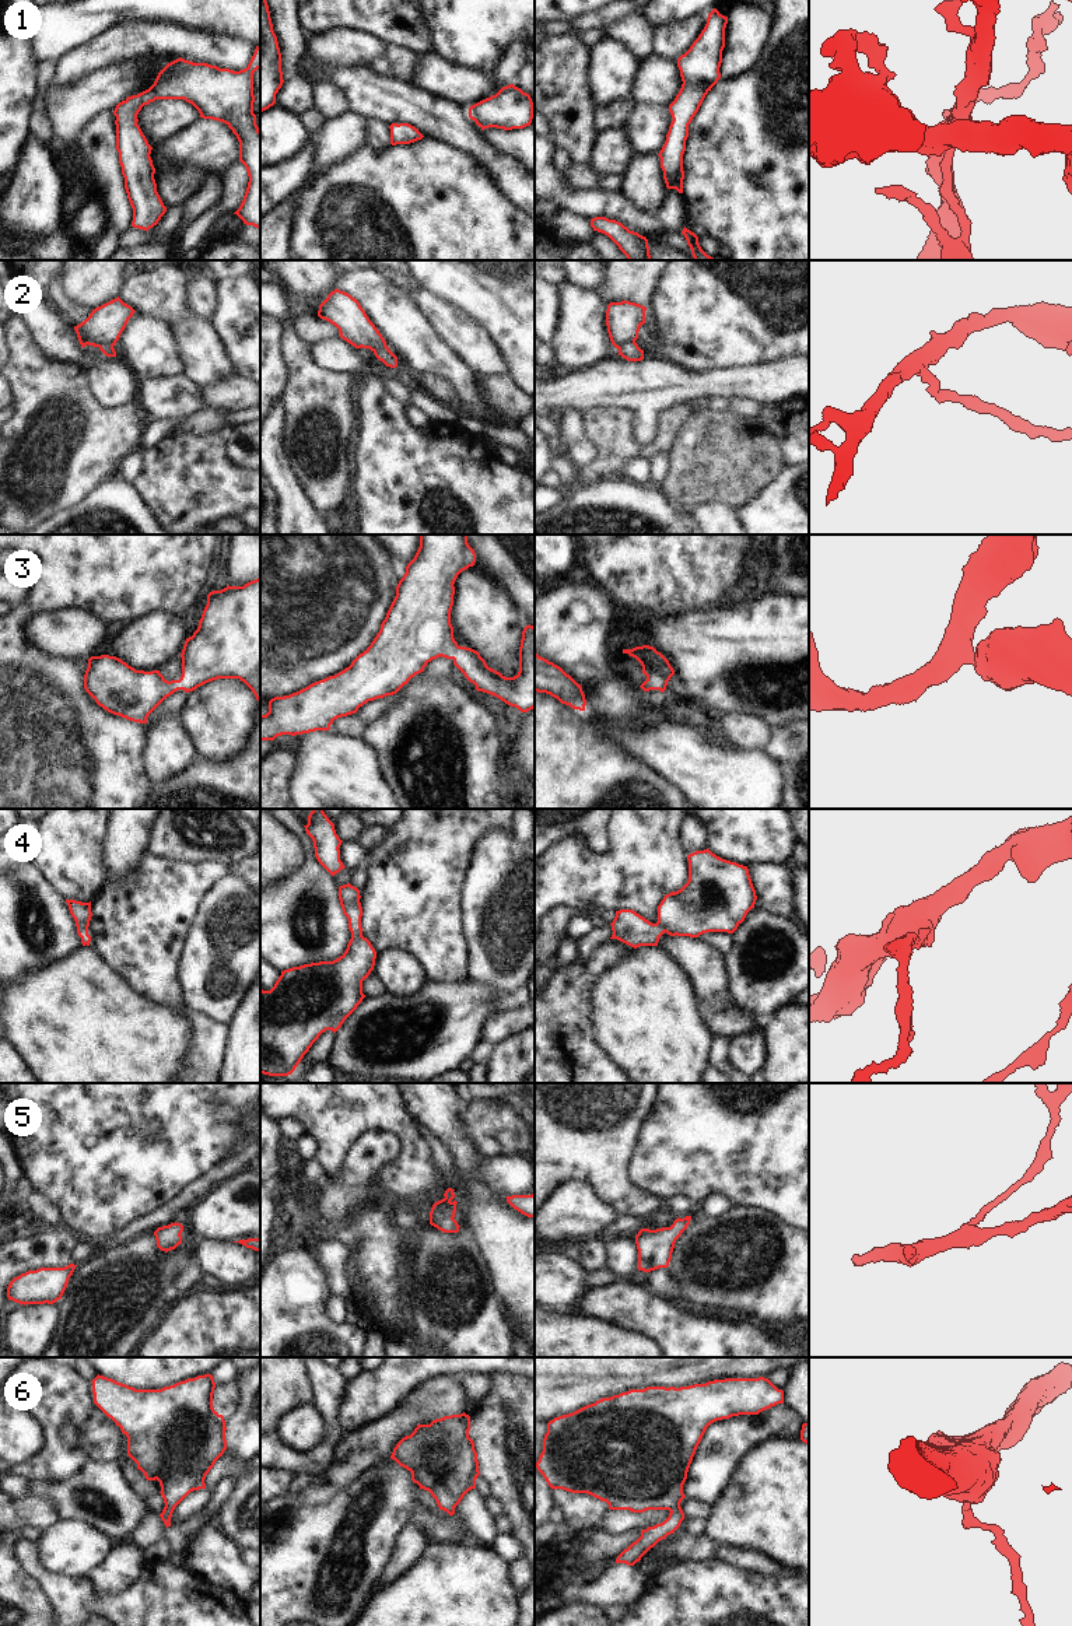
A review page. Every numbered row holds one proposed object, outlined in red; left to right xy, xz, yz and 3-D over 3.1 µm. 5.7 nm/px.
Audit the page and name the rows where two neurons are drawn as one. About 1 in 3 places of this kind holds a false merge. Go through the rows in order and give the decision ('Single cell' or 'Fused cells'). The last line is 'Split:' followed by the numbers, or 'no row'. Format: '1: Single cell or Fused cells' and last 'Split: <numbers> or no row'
1: Single cell
2: Fused cells
3: Single cell
4: Single cell
5: Single cell
6: Single cell
Split: 2

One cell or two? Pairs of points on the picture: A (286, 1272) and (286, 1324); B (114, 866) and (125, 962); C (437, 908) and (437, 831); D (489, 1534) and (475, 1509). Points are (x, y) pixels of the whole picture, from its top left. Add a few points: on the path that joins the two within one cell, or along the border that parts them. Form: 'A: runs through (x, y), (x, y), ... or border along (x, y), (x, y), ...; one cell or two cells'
A: runs through (287, 1285), (287, 1311); one cell
B: border along (142, 859), (122, 879), (105, 880); two cells
C: runs through (437, 889), (437, 851); one cell
D: runs through (483, 1528), (475, 1514); one cell

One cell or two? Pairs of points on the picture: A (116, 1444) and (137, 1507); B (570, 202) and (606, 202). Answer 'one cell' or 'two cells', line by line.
A: two cells
B: one cell

